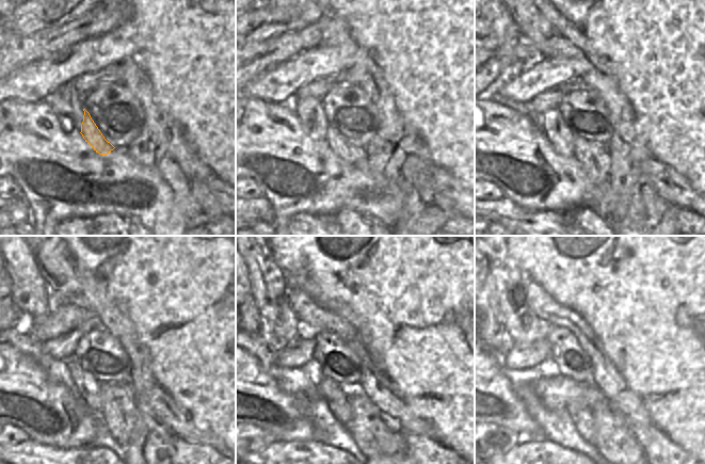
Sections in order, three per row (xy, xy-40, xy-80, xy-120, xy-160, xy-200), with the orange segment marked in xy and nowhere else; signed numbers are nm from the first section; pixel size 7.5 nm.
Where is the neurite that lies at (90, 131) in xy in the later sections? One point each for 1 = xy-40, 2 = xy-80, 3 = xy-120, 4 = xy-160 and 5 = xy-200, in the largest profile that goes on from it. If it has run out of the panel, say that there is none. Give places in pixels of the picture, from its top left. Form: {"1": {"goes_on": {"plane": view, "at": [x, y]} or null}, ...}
{"1": {"goes_on": {"plane": "xy-40", "at": [353, 155]}}, "2": {"goes_on": {"plane": "xy-80", "at": [624, 197]}}, "3": {"goes_on": {"plane": "xy-120", "at": [137, 431]}}, "4": {"goes_on": {"plane": "xy-160", "at": [378, 436]}}, "5": {"goes_on": {"plane": "xy-200", "at": [614, 441]}}}

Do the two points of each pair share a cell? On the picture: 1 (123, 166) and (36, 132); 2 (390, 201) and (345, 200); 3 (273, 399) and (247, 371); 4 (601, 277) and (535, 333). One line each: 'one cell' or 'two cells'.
1: one cell
2: one cell
3: one cell
4: two cells

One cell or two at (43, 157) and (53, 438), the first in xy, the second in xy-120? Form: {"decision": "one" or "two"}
{"decision": "one"}

